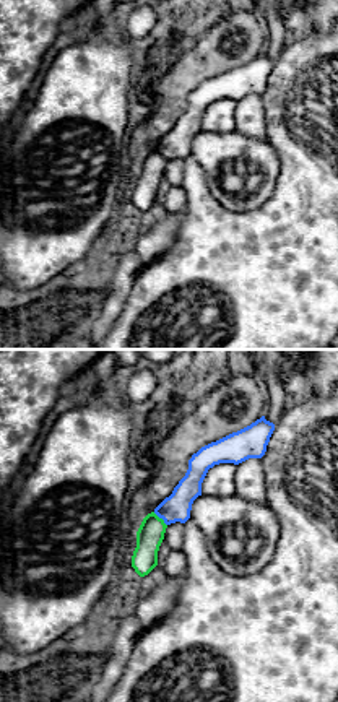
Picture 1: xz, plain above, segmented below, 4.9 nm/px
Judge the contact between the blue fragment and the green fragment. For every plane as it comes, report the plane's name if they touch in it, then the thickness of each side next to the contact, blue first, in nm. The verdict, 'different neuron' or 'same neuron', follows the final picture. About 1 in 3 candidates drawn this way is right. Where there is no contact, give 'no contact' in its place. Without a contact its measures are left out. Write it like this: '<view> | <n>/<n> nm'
xz | 140/140 nm

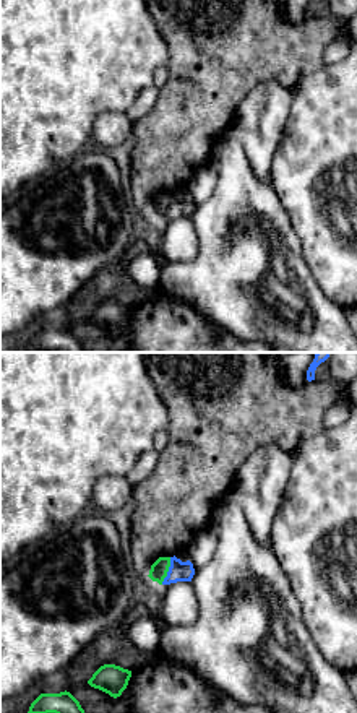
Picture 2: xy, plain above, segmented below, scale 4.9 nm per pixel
xy | 100/90 nm

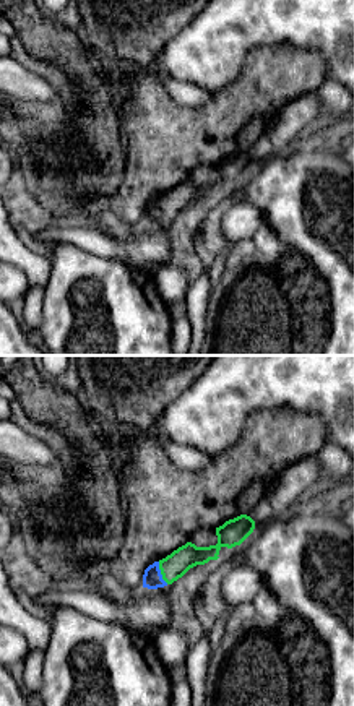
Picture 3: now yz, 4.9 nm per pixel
yz | 90/120 nm

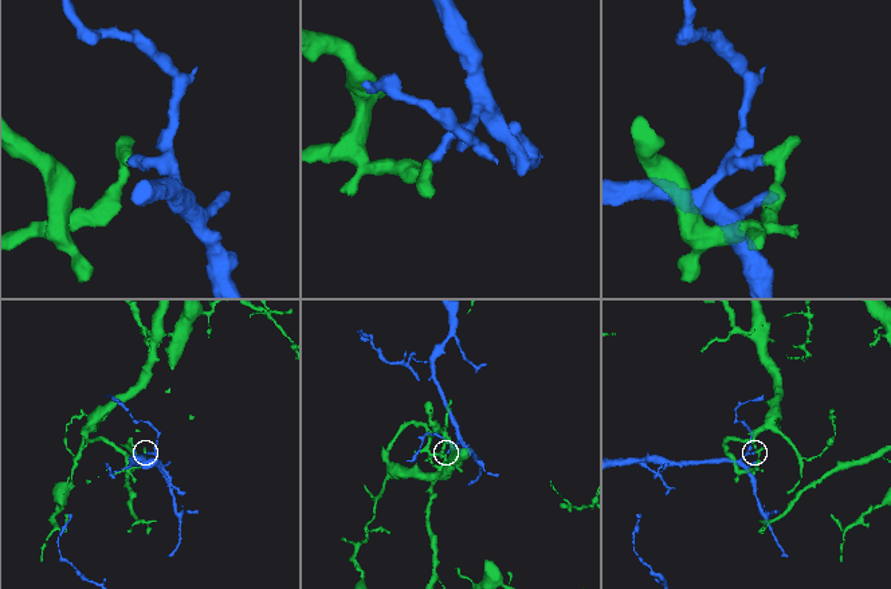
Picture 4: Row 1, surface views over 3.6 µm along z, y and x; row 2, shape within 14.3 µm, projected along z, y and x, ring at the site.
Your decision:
different neuron

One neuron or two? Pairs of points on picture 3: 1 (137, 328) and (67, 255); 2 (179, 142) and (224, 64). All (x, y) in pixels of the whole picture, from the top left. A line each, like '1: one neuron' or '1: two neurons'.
1: one neuron
2: two neurons

